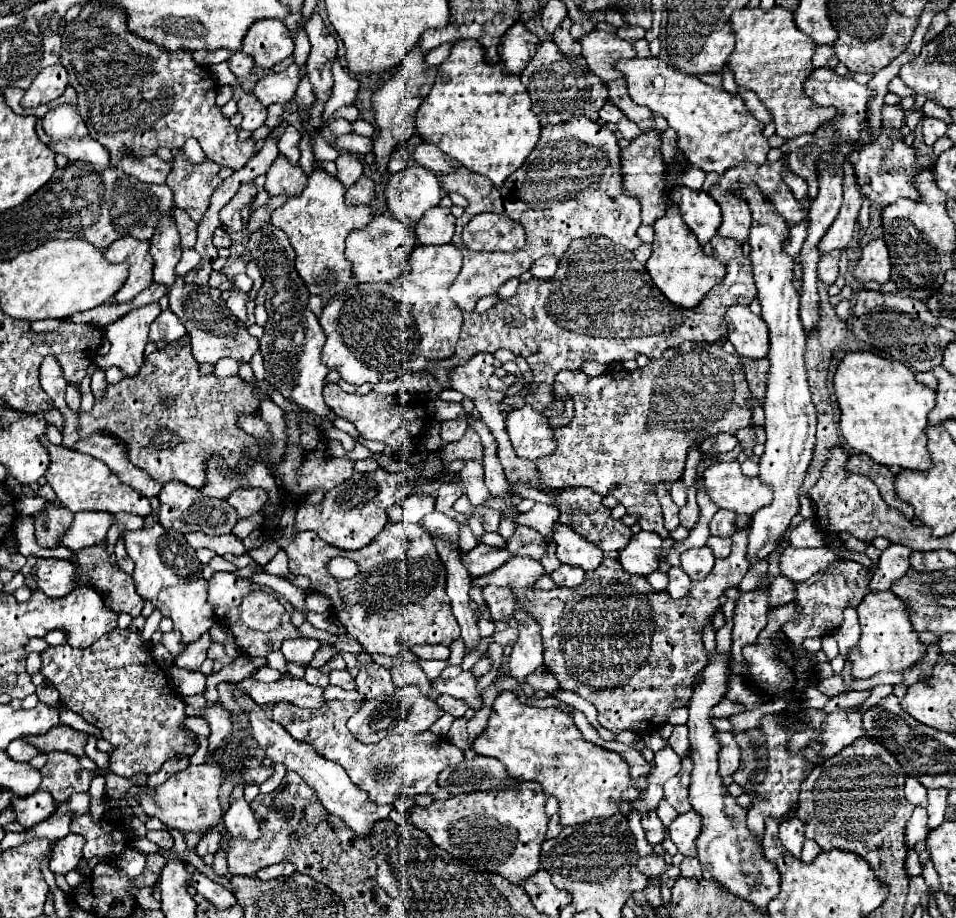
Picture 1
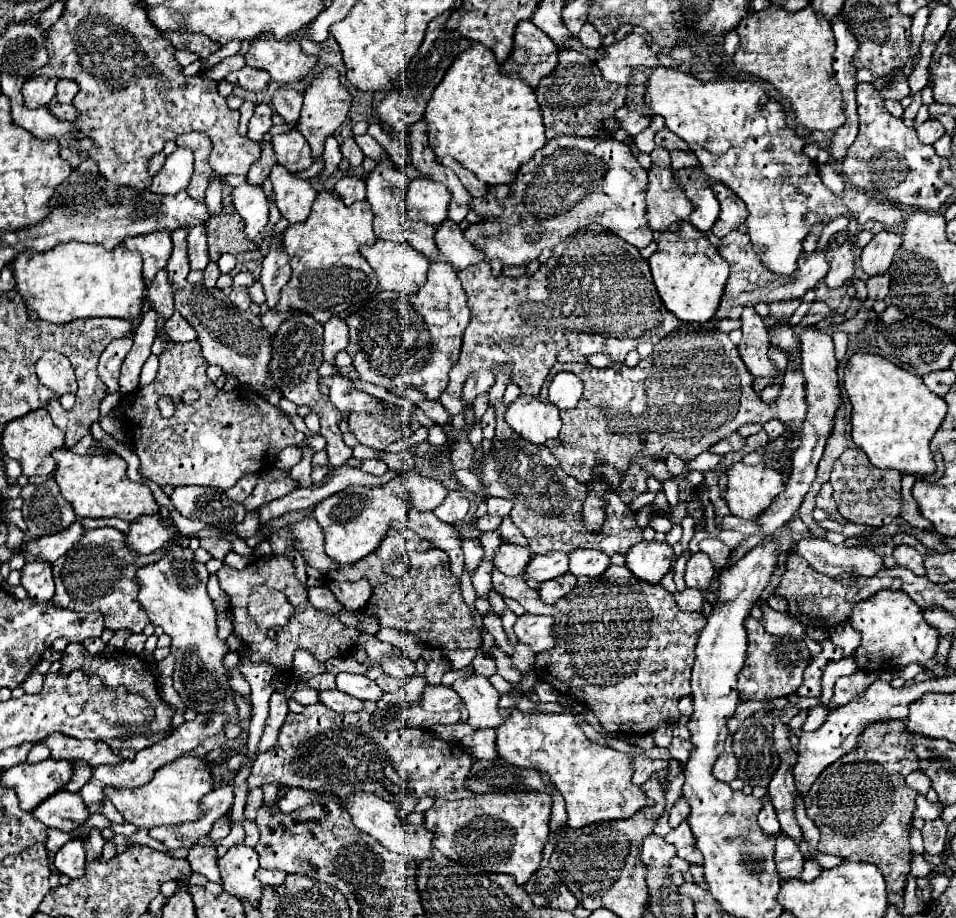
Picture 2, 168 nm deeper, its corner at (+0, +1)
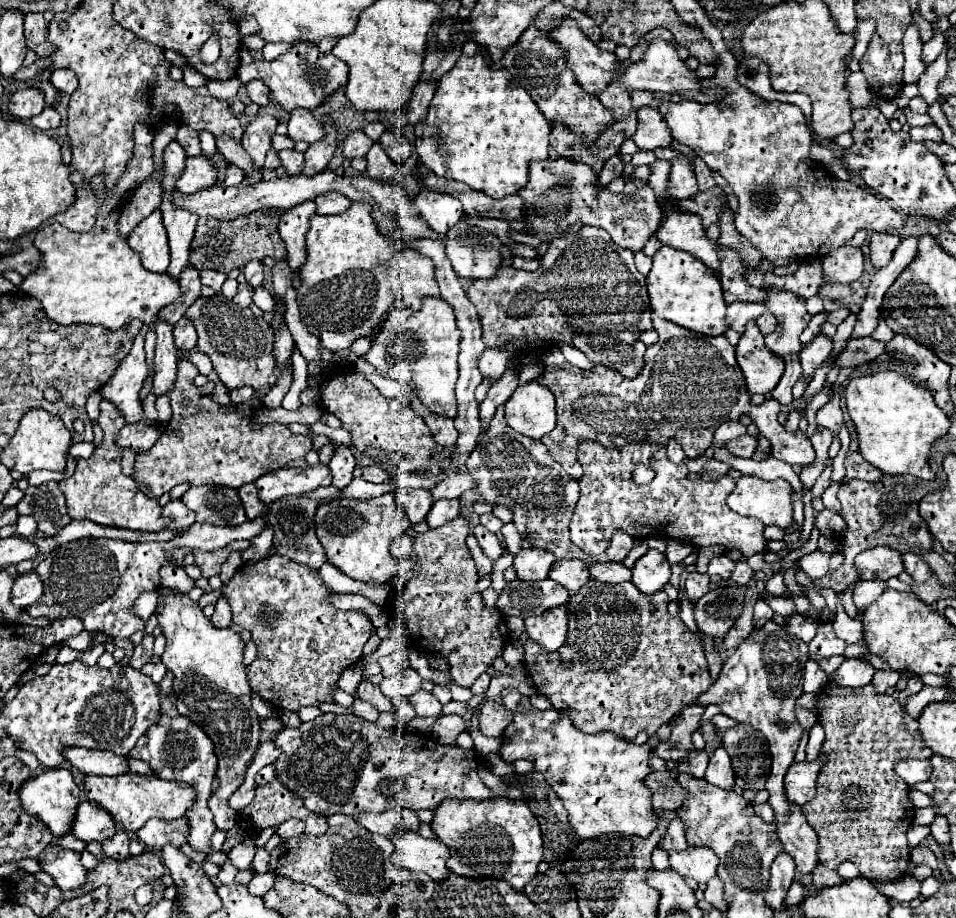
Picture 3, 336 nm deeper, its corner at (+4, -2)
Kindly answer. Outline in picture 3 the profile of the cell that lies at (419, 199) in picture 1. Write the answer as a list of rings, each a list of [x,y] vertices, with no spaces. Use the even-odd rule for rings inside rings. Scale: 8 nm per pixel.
[[[421,191],[417,197],[411,197],[413,205],[419,209],[421,217],[437,233],[447,233],[463,217],[461,201],[447,193]]]

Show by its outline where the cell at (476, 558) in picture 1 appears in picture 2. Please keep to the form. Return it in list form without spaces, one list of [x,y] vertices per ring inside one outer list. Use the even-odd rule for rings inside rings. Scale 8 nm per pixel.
[[[503,542],[497,548],[497,552],[493,554],[493,566],[507,576],[519,576],[519,574],[523,574],[529,558],[531,558],[531,552],[525,552],[525,548]]]

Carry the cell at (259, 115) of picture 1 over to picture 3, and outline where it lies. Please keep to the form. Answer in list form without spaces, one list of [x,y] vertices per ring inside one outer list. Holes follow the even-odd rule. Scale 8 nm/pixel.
[[[271,115],[255,117],[255,121],[247,125],[241,143],[243,143],[243,149],[253,157],[255,169],[263,167],[265,155],[271,149],[271,137],[275,135],[275,129],[277,129],[277,119]]]

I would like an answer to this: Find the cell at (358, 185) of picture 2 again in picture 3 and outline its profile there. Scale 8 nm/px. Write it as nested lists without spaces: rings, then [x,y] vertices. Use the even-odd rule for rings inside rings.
[[[333,191],[333,193],[325,193],[325,195],[317,195],[315,205],[317,205],[317,213],[319,215],[337,215],[343,213],[345,209],[351,207],[351,199],[345,199],[345,195]]]

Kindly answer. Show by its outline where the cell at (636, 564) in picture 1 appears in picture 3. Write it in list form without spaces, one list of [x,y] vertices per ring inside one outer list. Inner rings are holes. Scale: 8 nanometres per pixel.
[[[647,551],[641,559],[635,561],[633,567],[633,585],[645,593],[653,595],[661,591],[671,579],[671,565],[667,563],[665,555],[659,551]]]

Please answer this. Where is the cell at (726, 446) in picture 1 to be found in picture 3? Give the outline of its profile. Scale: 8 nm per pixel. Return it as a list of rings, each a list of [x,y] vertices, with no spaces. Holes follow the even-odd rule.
[[[743,435],[739,439],[733,439],[725,445],[729,449],[731,455],[737,455],[737,457],[751,457],[757,449],[757,439],[751,437],[751,435]]]

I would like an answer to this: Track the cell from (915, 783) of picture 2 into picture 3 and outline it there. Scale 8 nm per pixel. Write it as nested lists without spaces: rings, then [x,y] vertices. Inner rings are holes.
[[[905,759],[901,763],[895,763],[895,773],[913,787],[919,781],[927,781],[931,775],[931,763],[927,759]]]

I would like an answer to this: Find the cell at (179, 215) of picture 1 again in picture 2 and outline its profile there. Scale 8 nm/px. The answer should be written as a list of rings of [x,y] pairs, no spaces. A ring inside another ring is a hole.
[[[203,224],[189,230],[187,252],[189,252],[191,268],[193,270],[205,270],[205,266],[209,262],[209,254],[207,254],[207,236],[205,236],[205,226]]]

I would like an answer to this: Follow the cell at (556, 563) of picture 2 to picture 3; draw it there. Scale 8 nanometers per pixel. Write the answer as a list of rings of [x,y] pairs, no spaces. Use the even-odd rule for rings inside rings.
[[[561,559],[553,565],[553,571],[549,575],[553,581],[561,583],[571,595],[575,595],[591,577],[589,577],[589,567],[581,559]]]

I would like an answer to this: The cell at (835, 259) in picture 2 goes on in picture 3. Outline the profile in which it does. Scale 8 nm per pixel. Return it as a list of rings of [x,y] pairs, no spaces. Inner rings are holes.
[[[837,247],[823,257],[823,273],[829,283],[851,283],[863,273],[863,253],[859,247]]]

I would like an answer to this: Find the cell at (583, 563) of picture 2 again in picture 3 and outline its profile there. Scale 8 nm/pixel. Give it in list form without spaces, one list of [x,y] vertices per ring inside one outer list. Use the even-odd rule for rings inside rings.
[[[595,563],[589,565],[591,569],[591,577],[601,581],[601,583],[623,583],[623,581],[631,581],[631,569],[627,569],[623,563]]]

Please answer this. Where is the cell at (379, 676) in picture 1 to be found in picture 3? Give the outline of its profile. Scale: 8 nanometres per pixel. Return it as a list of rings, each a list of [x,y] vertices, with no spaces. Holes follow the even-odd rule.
[[[407,667],[407,669],[399,671],[397,675],[385,677],[379,687],[389,699],[411,697],[413,693],[417,693],[421,689],[421,677],[419,677],[419,673],[415,669]]]

